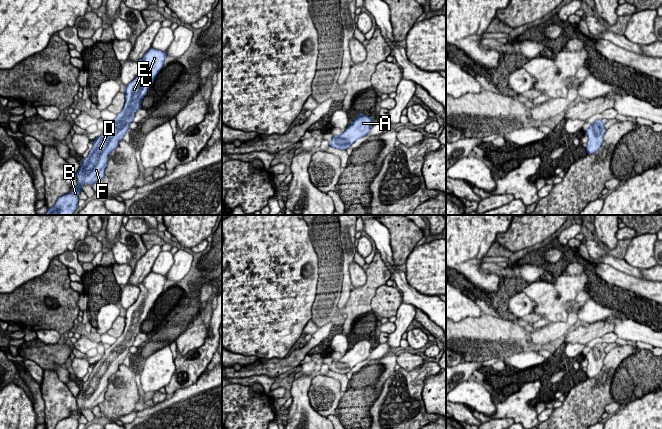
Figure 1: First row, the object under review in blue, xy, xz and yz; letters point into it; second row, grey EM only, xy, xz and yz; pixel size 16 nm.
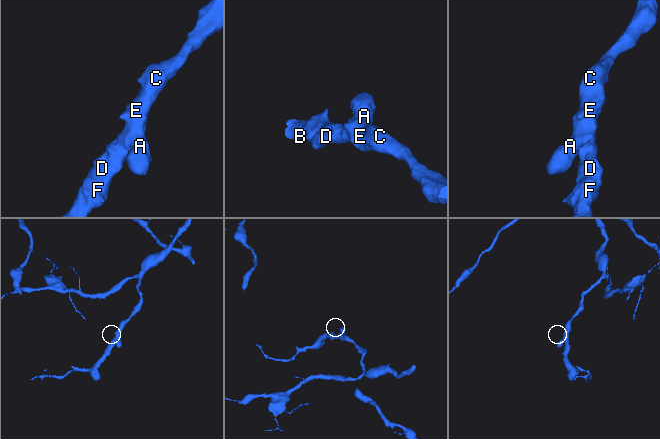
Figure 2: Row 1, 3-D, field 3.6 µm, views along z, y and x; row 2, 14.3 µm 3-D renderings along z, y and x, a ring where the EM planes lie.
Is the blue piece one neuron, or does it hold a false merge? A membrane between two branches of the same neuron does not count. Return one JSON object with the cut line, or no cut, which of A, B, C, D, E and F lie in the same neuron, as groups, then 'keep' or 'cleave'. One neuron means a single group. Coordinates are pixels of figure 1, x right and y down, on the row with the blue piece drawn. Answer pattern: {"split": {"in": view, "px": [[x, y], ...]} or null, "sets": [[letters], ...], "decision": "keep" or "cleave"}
{"split": null, "sets": [["A", "B", "C", "D", "E", "F"]], "decision": "keep"}

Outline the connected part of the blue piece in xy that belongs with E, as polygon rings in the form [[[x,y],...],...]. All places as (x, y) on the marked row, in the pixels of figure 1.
[[[150,48],[139,60],[138,75],[125,88],[125,104],[116,118],[105,125],[103,133],[93,141],[88,156],[82,159],[76,174],[78,185],[59,197],[56,203],[43,215],[73,215],[78,208],[82,185],[93,185],[105,177],[109,154],[115,150],[124,135],[130,130],[136,112],[141,108],[141,101],[162,69],[166,51]]]

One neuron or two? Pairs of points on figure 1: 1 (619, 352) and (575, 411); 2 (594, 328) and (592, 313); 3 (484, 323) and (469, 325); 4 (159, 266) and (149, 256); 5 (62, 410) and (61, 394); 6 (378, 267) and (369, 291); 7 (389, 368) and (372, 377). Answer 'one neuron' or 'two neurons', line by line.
1: one neuron
2: two neurons
3: one neuron
4: two neurons
5: one neuron
6: one neuron
7: two neurons

